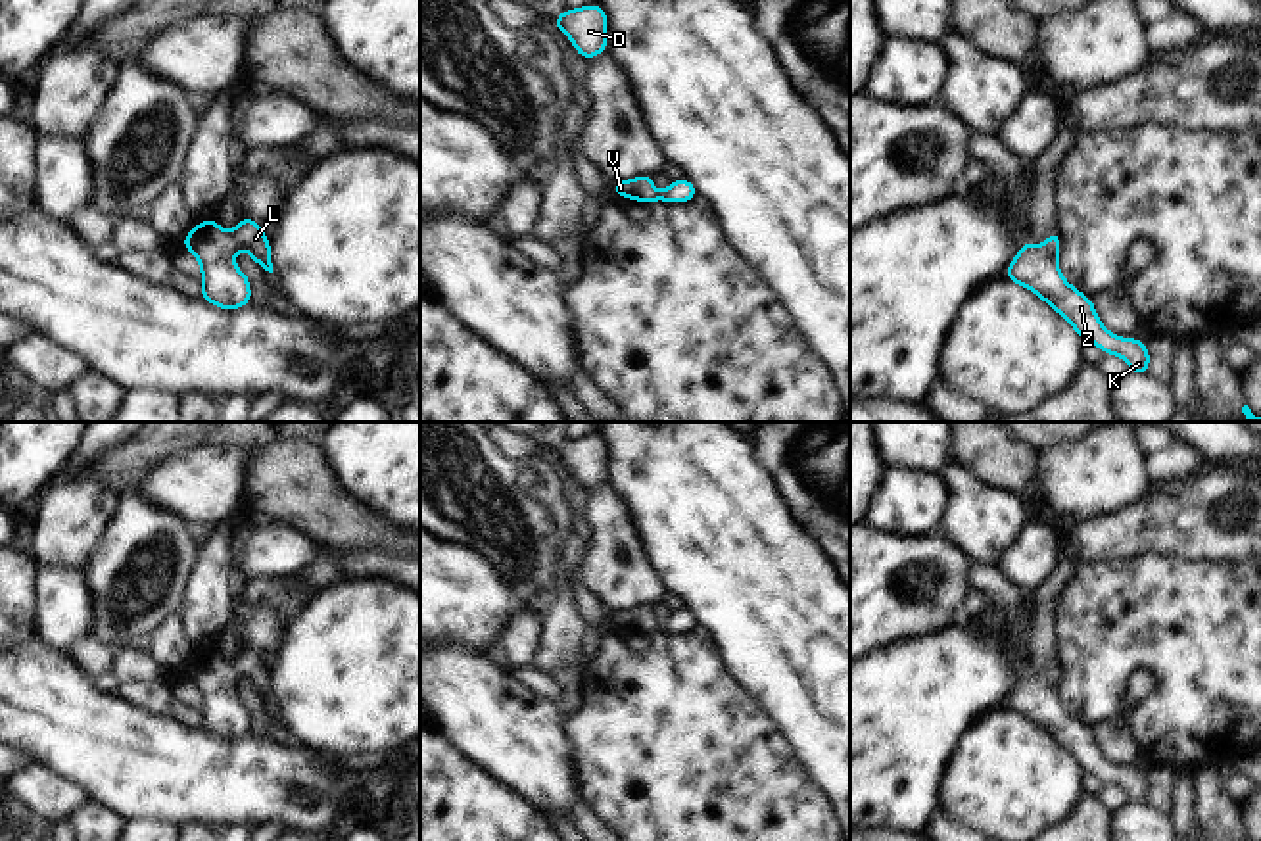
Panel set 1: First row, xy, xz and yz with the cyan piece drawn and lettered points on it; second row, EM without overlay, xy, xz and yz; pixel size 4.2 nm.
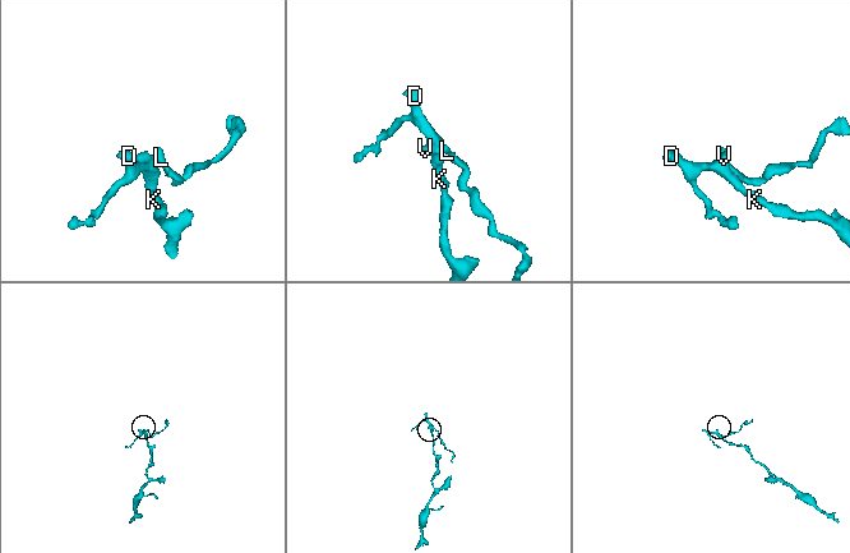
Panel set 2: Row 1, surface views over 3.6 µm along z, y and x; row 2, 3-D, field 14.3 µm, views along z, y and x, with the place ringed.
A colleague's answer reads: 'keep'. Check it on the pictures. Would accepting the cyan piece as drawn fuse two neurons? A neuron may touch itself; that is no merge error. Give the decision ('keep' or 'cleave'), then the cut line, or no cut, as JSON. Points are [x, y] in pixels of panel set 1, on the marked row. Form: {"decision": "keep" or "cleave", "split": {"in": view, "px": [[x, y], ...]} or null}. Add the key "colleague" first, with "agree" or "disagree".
{"colleague": "agree", "decision": "keep", "split": null}

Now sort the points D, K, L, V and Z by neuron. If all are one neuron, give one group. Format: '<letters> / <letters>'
D K L V Z

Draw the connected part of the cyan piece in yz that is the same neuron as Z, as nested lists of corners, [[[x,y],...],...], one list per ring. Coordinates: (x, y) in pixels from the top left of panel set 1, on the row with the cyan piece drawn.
[[[1052,230],[1042,246],[1025,242],[1006,269],[1006,278],[1013,280],[1042,298],[1054,311],[1071,323],[1083,342],[1096,344],[1106,355],[1119,355],[1130,372],[1146,374],[1150,355],[1144,340],[1119,338],[1098,319],[1088,296],[1073,288],[1058,265],[1059,232]]]

